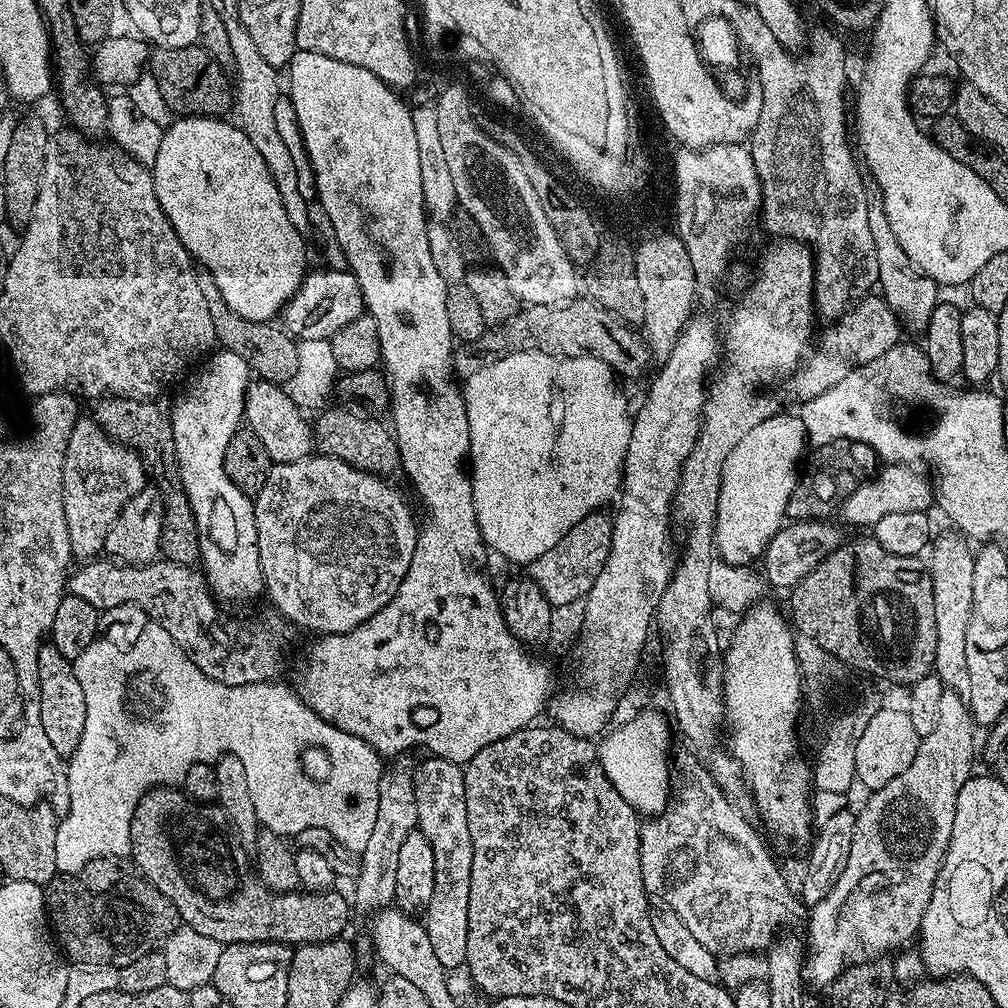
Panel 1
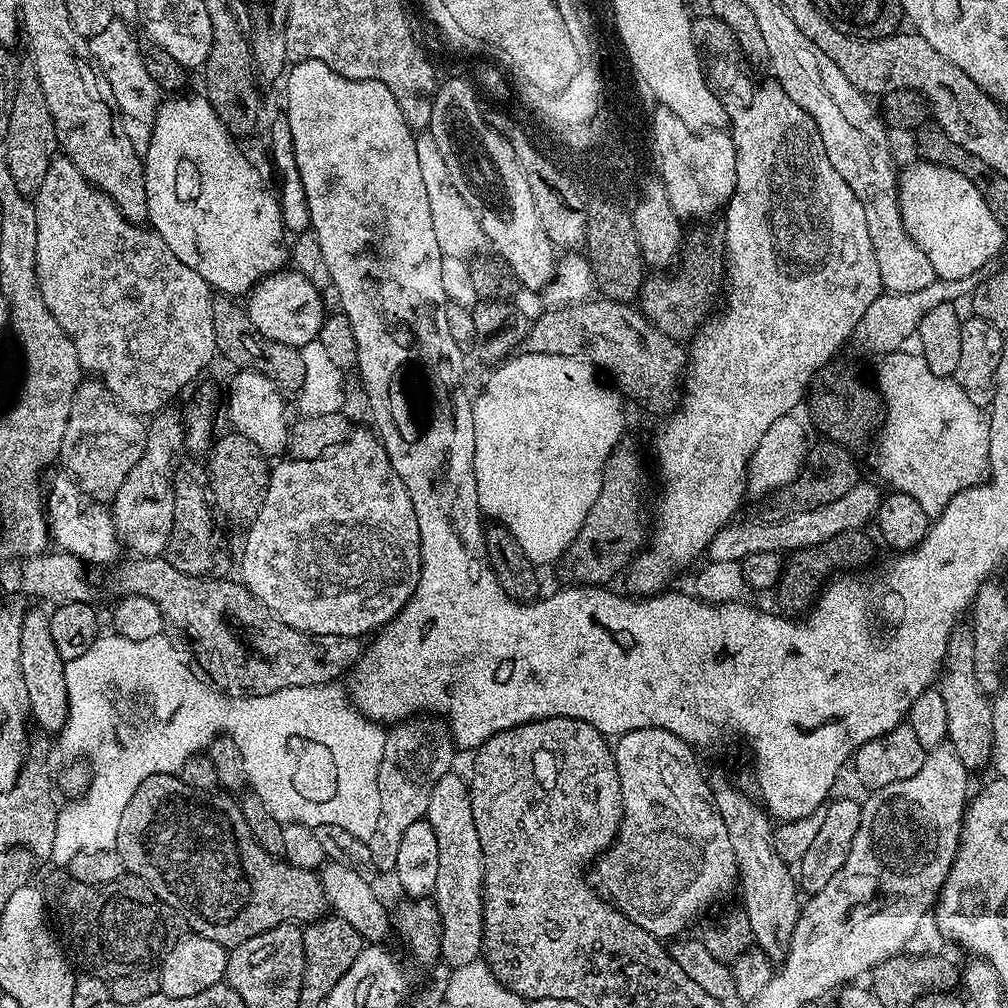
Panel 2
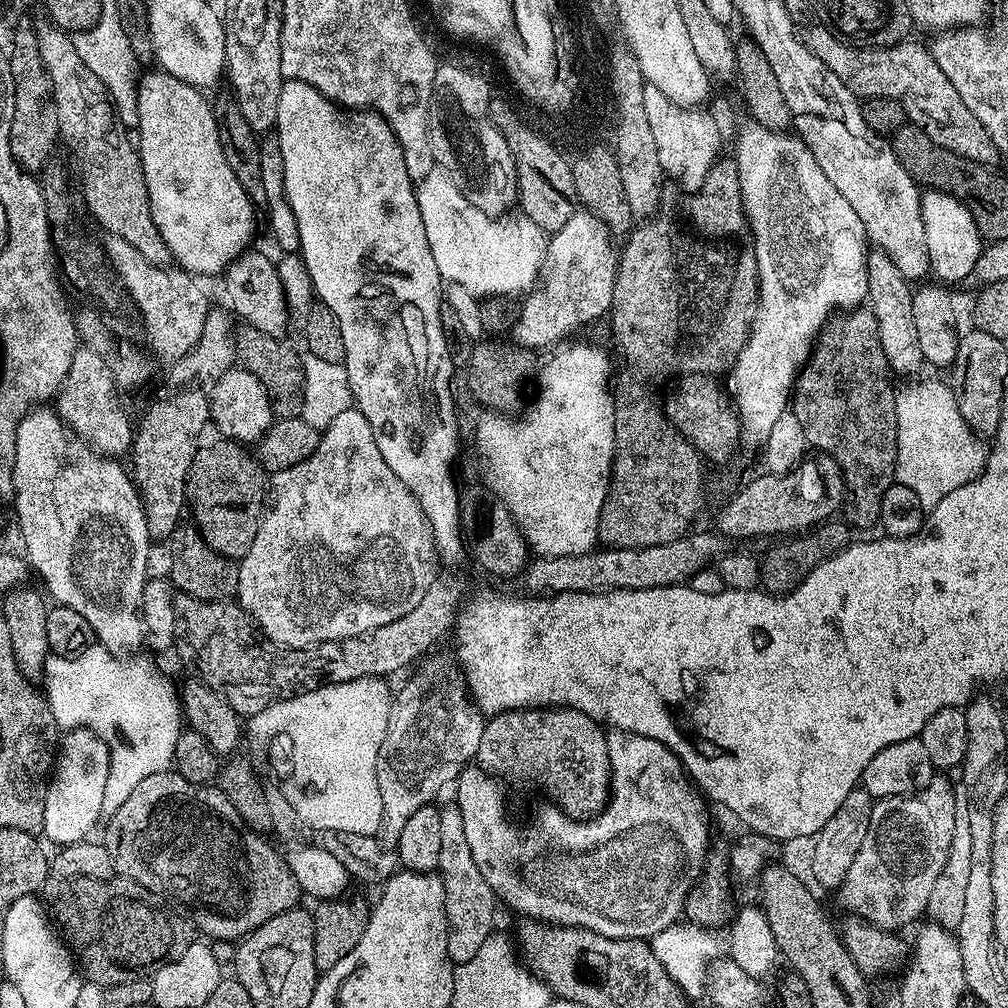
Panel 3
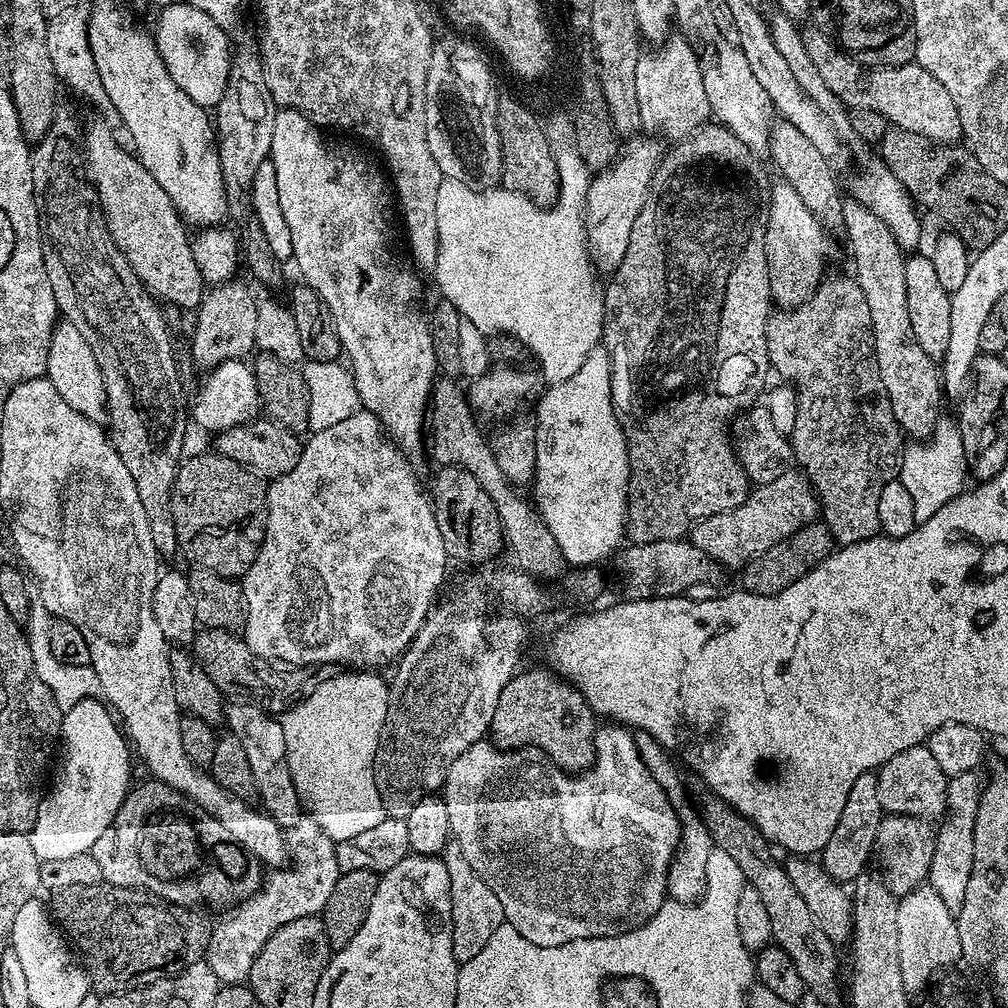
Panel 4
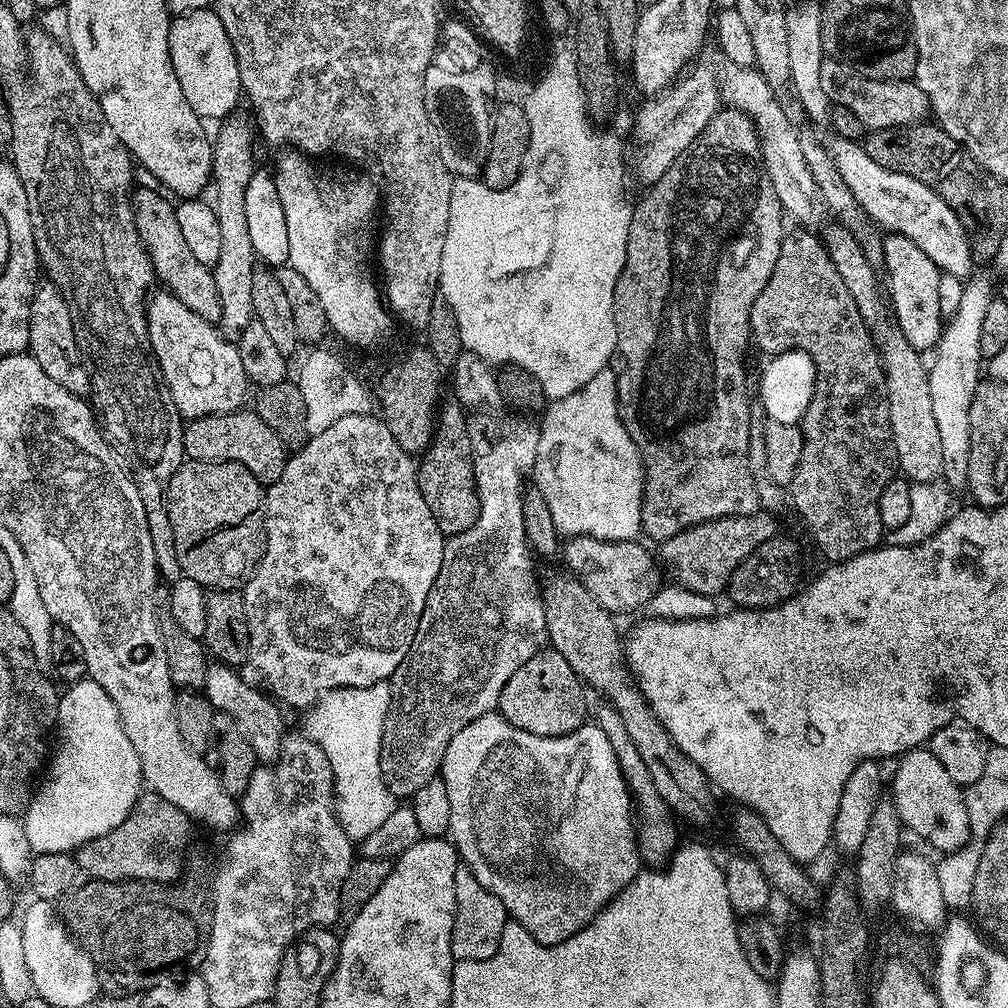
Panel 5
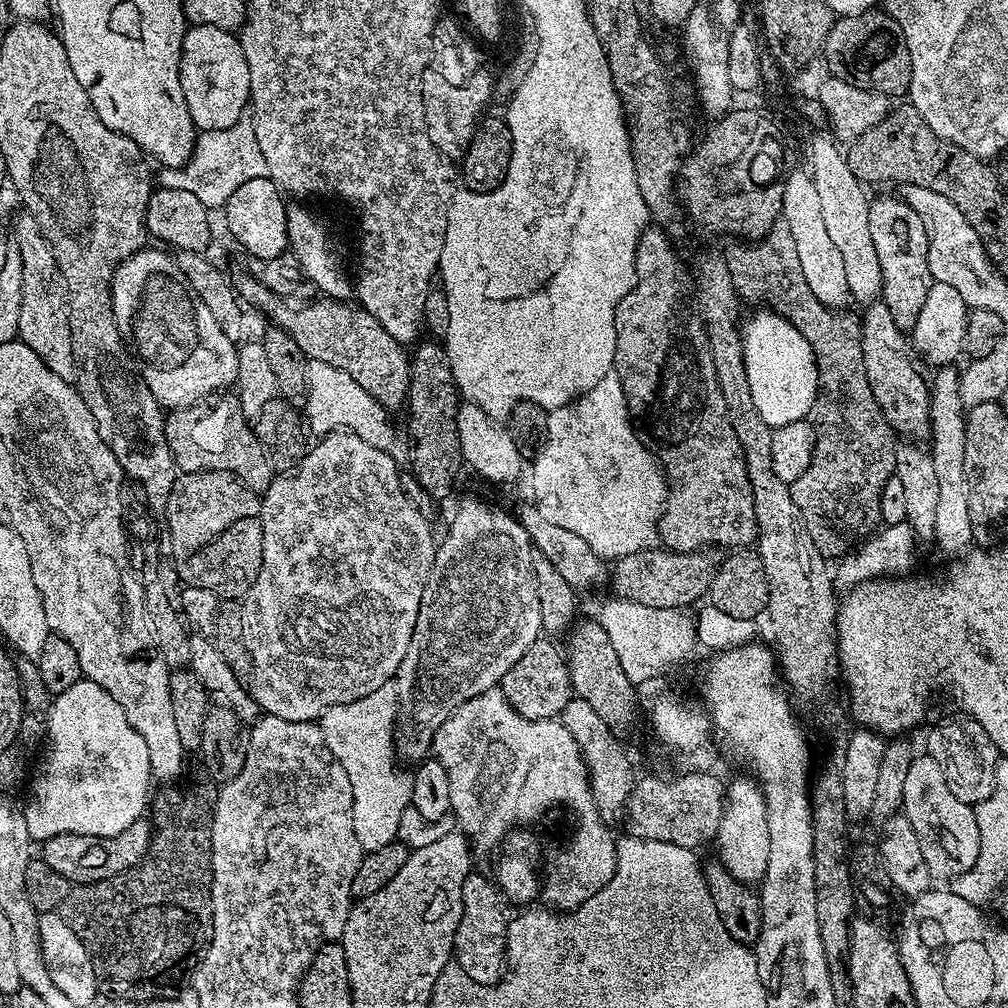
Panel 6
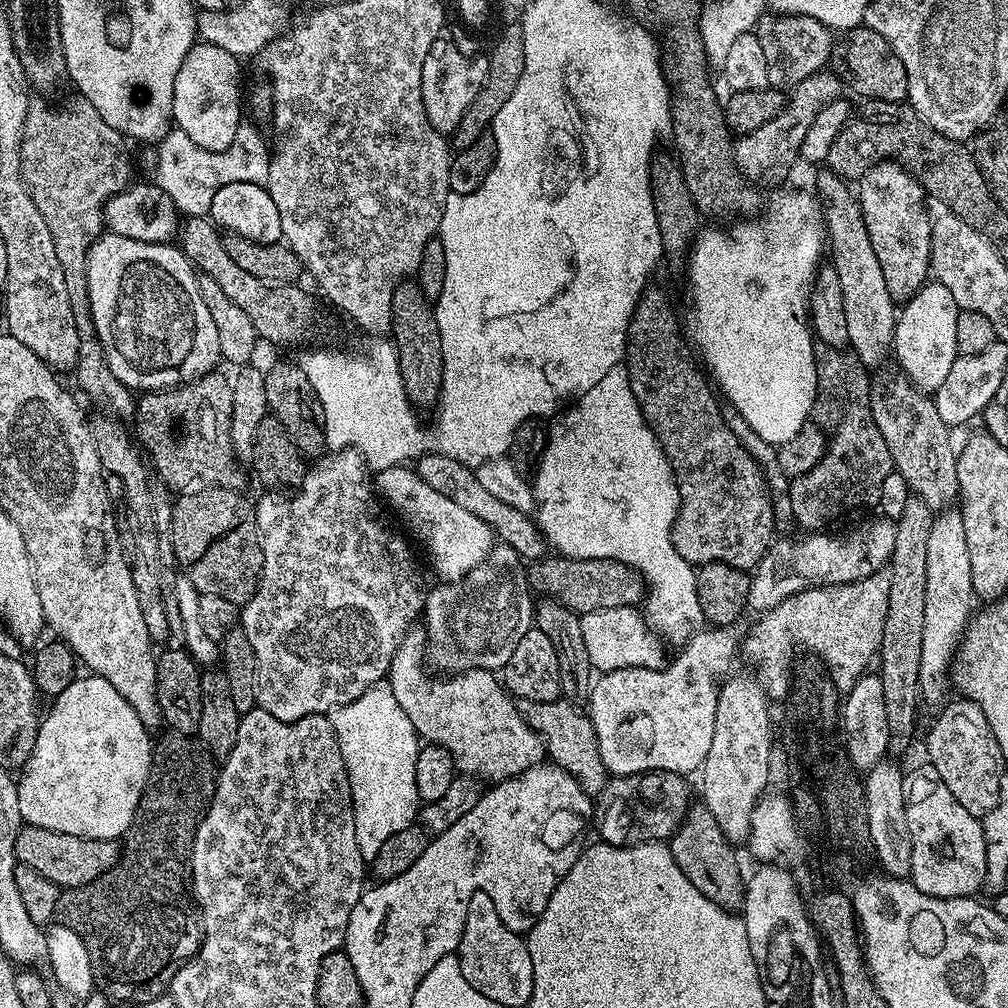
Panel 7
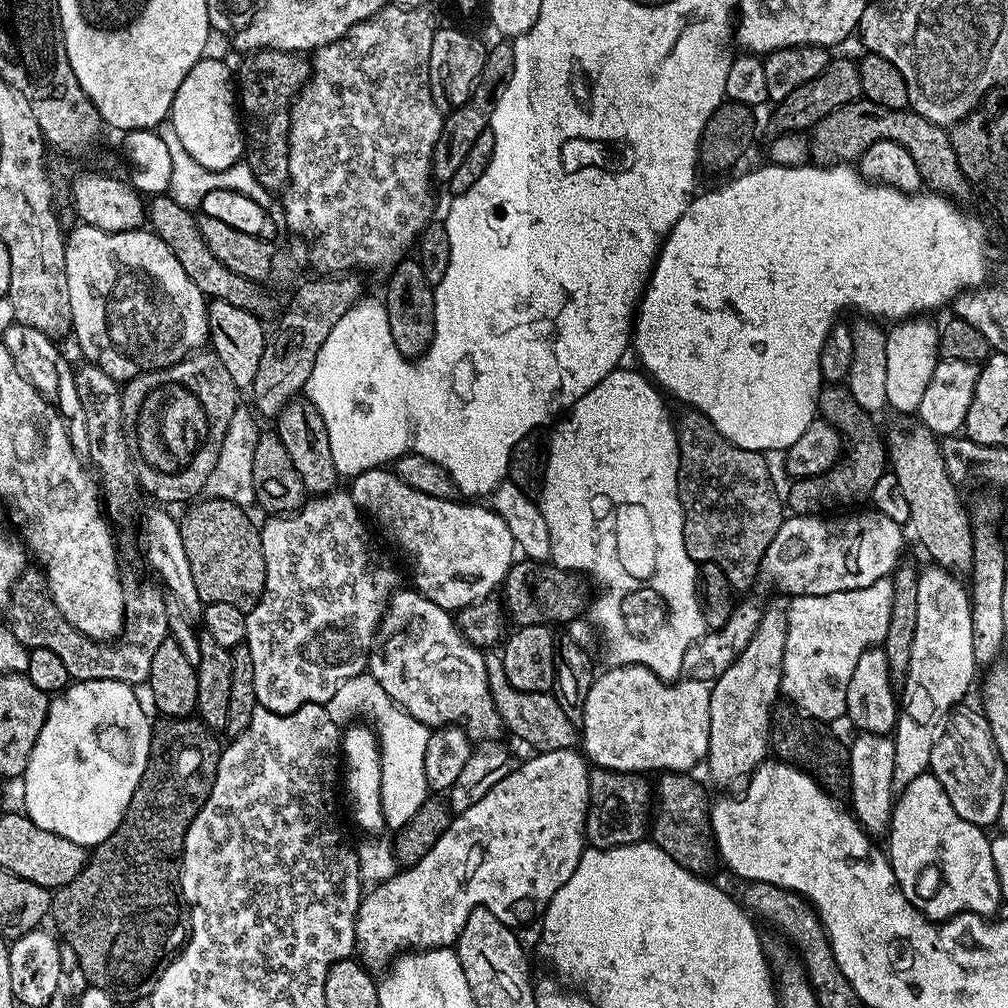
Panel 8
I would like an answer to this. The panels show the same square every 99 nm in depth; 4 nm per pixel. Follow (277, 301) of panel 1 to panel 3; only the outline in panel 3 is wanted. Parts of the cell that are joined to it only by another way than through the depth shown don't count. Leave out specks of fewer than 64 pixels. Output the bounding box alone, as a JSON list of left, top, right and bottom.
[137,70,257,278]

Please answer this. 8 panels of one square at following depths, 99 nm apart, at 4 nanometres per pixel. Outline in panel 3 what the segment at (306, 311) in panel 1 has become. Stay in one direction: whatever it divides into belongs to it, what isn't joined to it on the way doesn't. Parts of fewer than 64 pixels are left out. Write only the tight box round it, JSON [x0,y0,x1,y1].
[222,250,290,337]

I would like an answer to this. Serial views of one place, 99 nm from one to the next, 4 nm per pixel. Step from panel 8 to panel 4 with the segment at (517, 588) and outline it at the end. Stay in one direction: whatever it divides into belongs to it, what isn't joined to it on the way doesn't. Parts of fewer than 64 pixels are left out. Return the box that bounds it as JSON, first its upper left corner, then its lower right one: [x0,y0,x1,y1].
[690,468,819,569]

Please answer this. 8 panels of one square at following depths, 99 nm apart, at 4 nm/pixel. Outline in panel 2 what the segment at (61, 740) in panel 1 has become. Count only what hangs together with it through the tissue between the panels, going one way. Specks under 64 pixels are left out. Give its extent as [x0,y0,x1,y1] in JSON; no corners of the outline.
[18,608,68,734]

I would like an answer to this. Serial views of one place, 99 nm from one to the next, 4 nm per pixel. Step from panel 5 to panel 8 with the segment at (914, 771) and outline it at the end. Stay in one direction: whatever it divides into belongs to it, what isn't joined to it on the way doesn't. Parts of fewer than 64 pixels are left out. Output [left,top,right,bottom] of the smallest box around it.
[886,771,1002,922]

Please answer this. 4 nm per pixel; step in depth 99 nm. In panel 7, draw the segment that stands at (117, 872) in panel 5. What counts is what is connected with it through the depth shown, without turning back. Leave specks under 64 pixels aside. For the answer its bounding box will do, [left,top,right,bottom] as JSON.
[16,824,121,890]

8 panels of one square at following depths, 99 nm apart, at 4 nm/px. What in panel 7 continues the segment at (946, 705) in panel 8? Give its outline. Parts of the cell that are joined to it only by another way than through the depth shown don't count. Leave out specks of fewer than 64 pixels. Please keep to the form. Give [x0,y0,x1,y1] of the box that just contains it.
[918,510,974,706]

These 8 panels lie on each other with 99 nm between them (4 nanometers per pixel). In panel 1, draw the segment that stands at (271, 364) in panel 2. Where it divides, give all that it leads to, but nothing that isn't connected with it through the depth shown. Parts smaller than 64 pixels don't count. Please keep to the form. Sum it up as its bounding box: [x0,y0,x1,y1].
[196,270,298,386]

